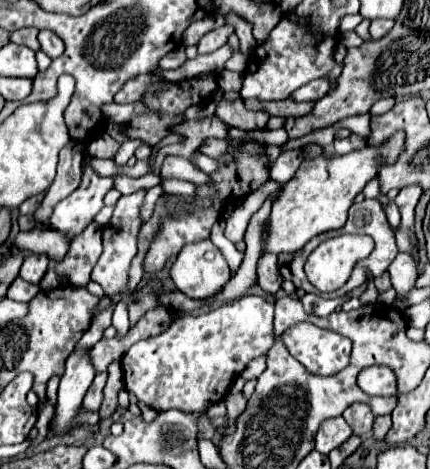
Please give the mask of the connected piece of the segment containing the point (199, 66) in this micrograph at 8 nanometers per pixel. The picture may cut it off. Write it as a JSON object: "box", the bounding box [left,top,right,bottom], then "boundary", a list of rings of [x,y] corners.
{"box":[155,46,231,80],"boundary":[[[223,46],[213,54],[205,54],[205,56],[197,56],[193,60],[187,60],[181,68],[177,70],[155,70],[155,76],[163,76],[167,80],[187,80],[191,76],[197,76],[201,72],[221,72],[225,68],[225,62],[231,58],[231,48]]]}

